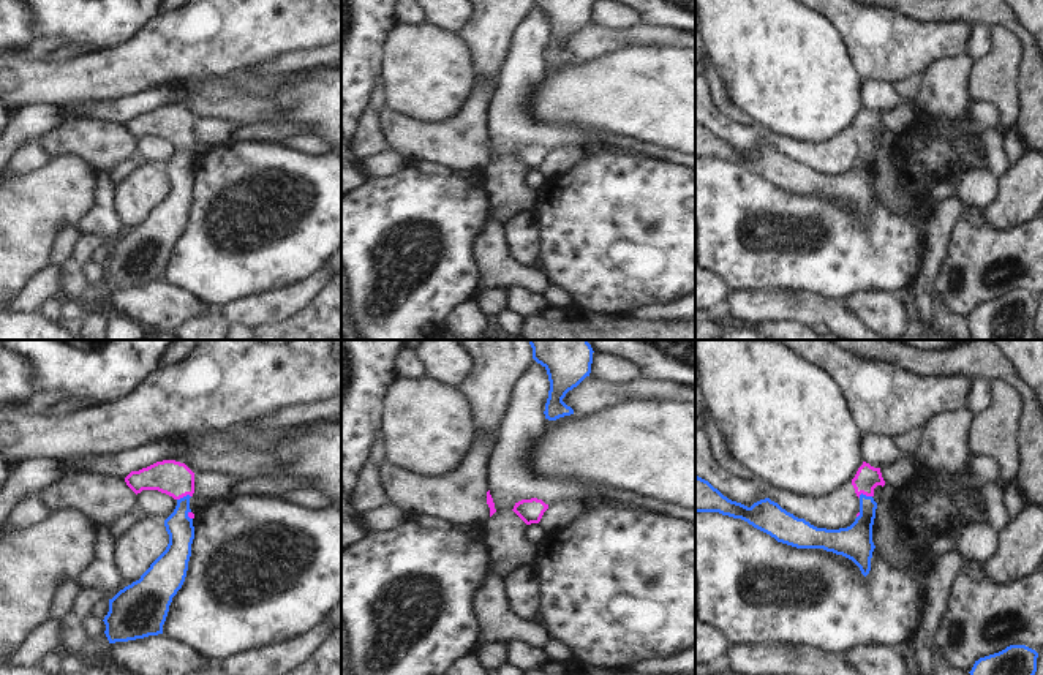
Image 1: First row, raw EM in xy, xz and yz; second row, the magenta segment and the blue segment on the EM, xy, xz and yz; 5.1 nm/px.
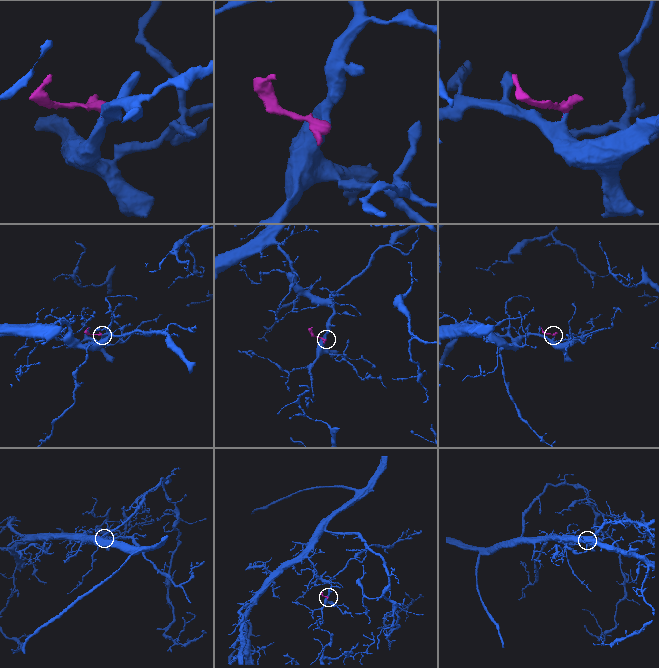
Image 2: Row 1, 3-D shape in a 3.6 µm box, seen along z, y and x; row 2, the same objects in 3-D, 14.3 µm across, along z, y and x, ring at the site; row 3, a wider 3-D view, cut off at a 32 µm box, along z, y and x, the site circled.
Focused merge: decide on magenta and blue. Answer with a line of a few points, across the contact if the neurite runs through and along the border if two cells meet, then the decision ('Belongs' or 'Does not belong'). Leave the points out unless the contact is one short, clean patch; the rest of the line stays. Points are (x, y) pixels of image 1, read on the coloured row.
Line: yz (868, 478), (865, 481), (865, 493), (865, 520), (855, 541). Belongs

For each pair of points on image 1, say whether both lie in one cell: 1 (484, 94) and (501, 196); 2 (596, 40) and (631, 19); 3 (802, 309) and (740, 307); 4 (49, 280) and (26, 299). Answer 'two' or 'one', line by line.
1: two
2: two
3: one
4: one

